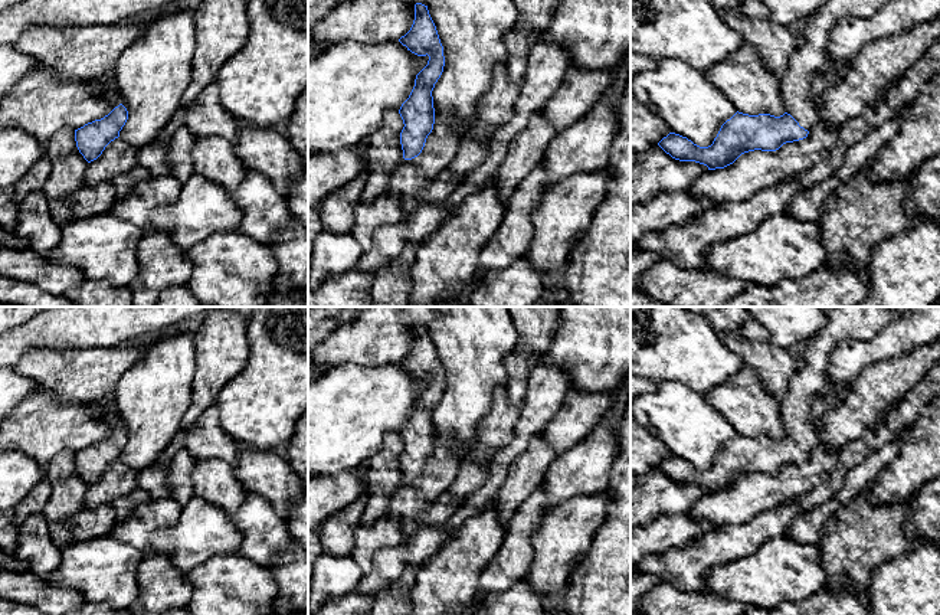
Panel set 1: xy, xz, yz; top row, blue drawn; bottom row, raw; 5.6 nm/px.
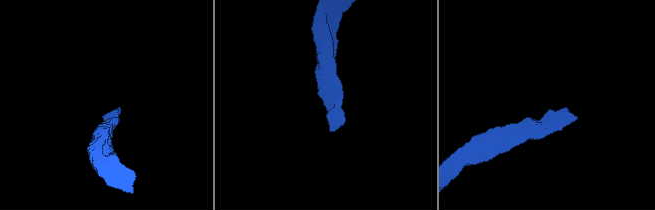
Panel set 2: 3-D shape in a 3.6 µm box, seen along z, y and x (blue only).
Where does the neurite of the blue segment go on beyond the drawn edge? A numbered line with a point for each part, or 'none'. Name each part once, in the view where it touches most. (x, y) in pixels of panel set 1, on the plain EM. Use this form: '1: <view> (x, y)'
1: yz (844, 323)

